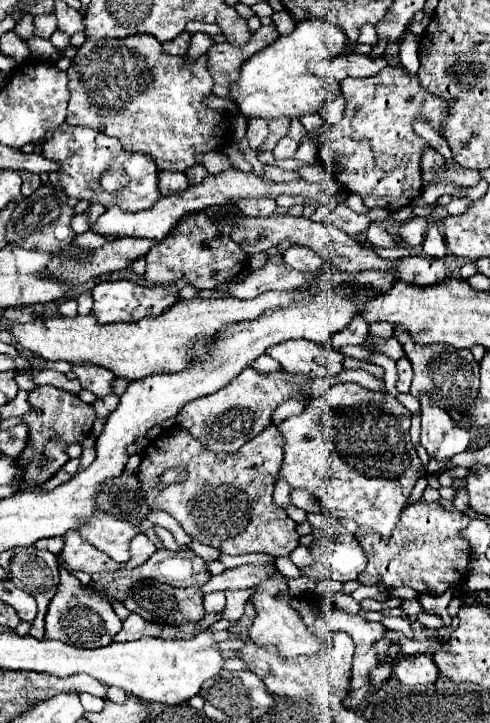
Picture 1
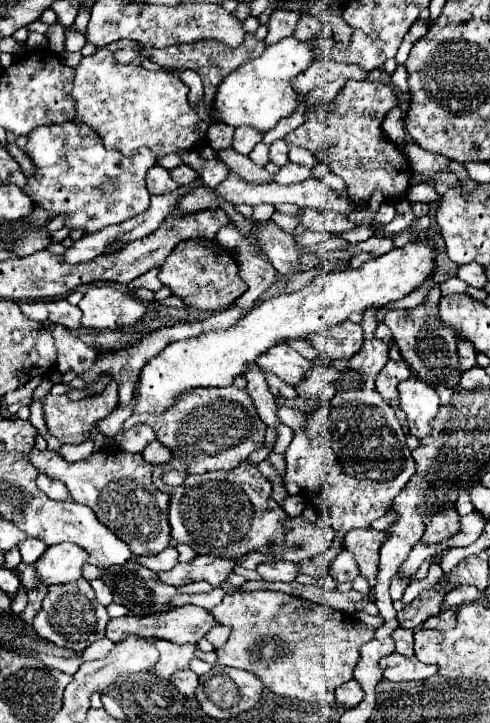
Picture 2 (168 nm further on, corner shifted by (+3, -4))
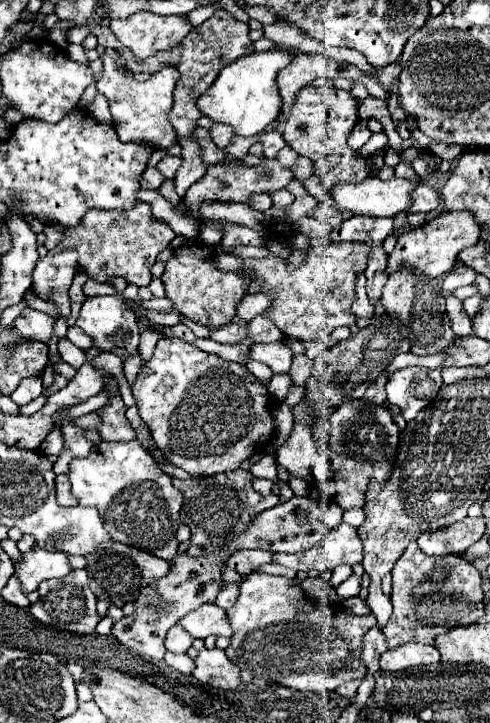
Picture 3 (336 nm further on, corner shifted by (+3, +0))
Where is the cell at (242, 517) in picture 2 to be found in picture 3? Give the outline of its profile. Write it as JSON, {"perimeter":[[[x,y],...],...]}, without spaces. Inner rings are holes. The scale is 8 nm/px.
{"perimeter":[[[234,469],[228,473],[218,473],[206,479],[188,479],[180,481],[174,479],[172,483],[182,491],[184,505],[182,505],[182,523],[190,529],[190,547],[188,555],[210,555],[210,551],[218,551],[218,547],[226,547],[230,539],[246,533],[250,521],[280,503],[280,495],[260,495],[252,487],[252,473],[244,469]]]}

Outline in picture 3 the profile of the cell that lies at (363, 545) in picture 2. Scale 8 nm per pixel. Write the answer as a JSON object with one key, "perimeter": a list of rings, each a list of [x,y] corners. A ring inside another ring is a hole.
{"perimeter":[[[340,523],[338,527],[330,529],[326,533],[326,537],[312,547],[310,551],[302,551],[302,553],[276,553],[274,563],[290,567],[294,571],[332,571],[336,565],[356,565],[362,563],[362,541],[358,539],[358,529],[348,525],[348,523]]]}

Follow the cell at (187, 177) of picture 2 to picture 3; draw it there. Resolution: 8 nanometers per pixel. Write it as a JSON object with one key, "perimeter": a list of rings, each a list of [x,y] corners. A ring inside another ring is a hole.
{"perimeter":[[[166,155],[156,167],[158,167],[158,171],[160,171],[166,179],[174,179],[174,175],[176,175],[180,163],[182,163],[180,157],[170,157],[170,155]]]}

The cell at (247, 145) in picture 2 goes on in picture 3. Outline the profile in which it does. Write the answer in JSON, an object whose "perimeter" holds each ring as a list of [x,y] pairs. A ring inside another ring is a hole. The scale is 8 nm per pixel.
{"perimeter":[[[214,123],[214,127],[210,129],[210,133],[212,133],[214,143],[216,143],[218,147],[222,147],[222,149],[232,143],[232,137],[236,137],[236,135],[234,135],[234,129],[232,129],[230,125],[222,125],[222,123]]]}

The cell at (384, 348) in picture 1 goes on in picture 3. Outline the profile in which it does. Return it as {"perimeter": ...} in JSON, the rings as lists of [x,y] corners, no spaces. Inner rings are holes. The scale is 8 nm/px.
{"perimeter":[[[332,241],[324,247],[310,247],[306,261],[298,269],[290,269],[288,259],[270,255],[268,259],[246,259],[242,273],[248,275],[250,269],[256,269],[256,277],[264,283],[262,291],[272,293],[268,317],[286,337],[298,341],[322,341],[330,347],[330,333],[336,327],[352,327],[356,323],[356,315],[351,311],[356,273],[366,269],[370,253],[372,247],[366,243]]]}

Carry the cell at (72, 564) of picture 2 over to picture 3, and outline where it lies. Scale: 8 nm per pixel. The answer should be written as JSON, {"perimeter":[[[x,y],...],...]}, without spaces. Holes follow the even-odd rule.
{"perimeter":[[[34,545],[26,555],[22,555],[22,563],[16,565],[16,575],[26,591],[38,591],[40,583],[54,577],[64,577],[72,571],[66,553],[46,551]]]}

